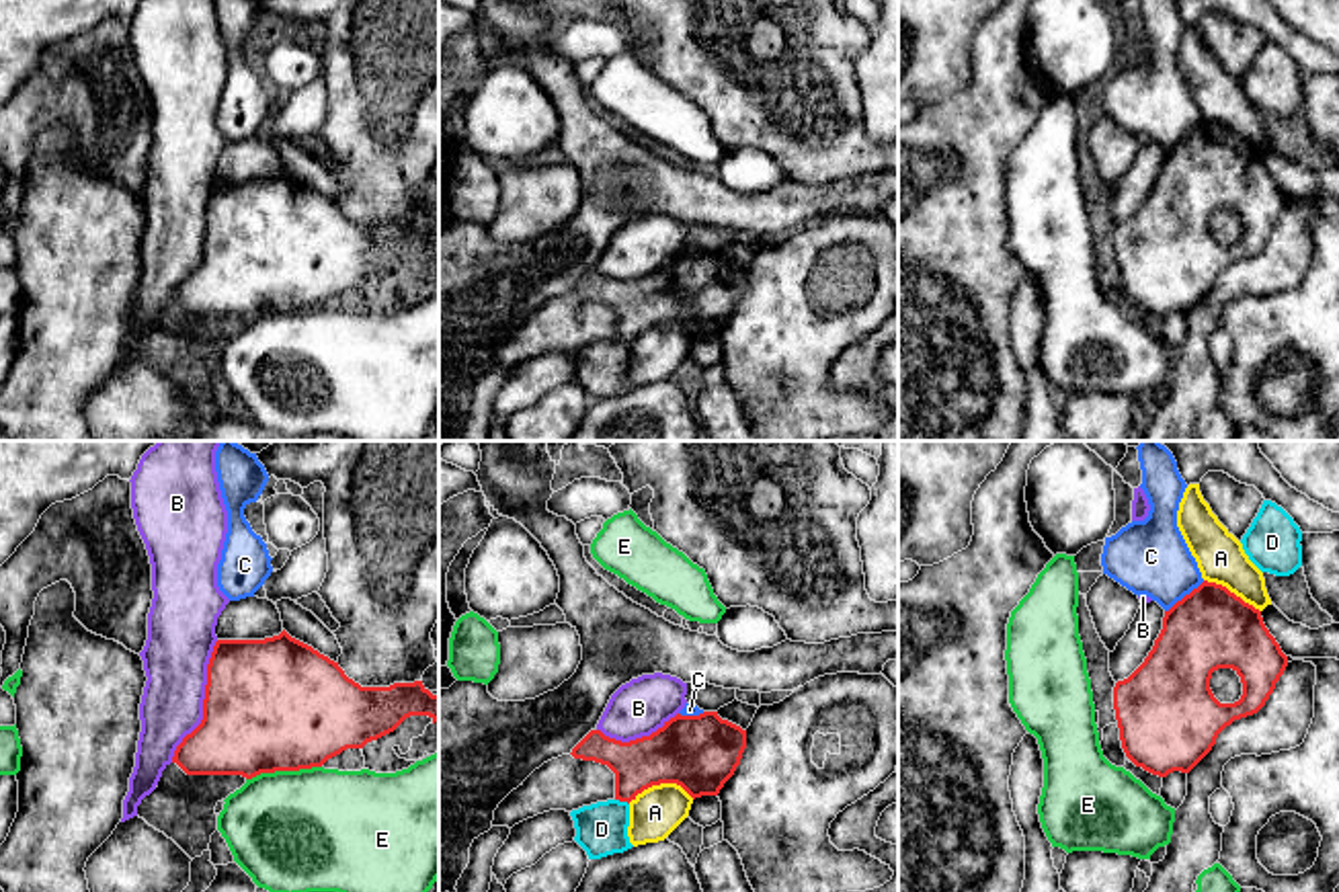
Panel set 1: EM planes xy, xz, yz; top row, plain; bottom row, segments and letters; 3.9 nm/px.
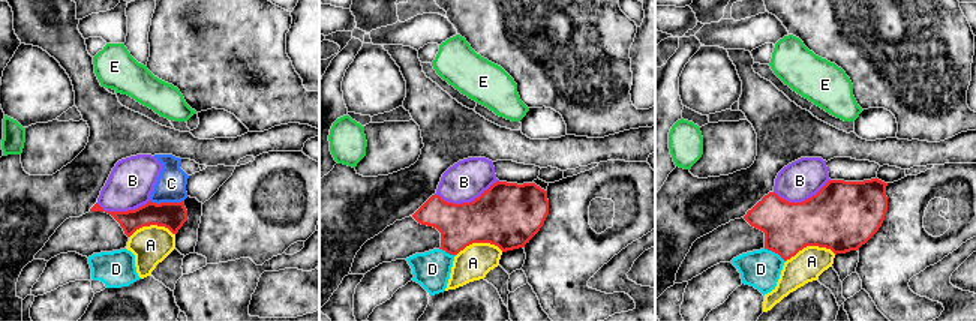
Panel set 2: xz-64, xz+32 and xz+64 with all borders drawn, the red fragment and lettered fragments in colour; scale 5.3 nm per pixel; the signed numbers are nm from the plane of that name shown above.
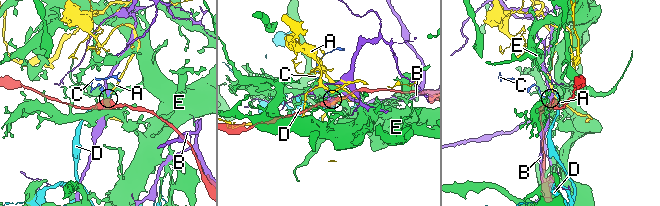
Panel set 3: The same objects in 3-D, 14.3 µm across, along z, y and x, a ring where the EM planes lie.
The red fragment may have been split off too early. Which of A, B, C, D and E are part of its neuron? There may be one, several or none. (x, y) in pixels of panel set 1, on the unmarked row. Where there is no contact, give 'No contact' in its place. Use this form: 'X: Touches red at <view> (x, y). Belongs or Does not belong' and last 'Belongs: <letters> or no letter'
A: Touches red at xz (661, 322). Does not belong
B: Touches red at xy (204, 242). Does not belong
C: Touches red at yz (1186, 136). Does not belong
D: Touches red at xz (622, 341). Does not belong
E: Touches red at xy (283, 310). Does not belong
Belongs: no letter

